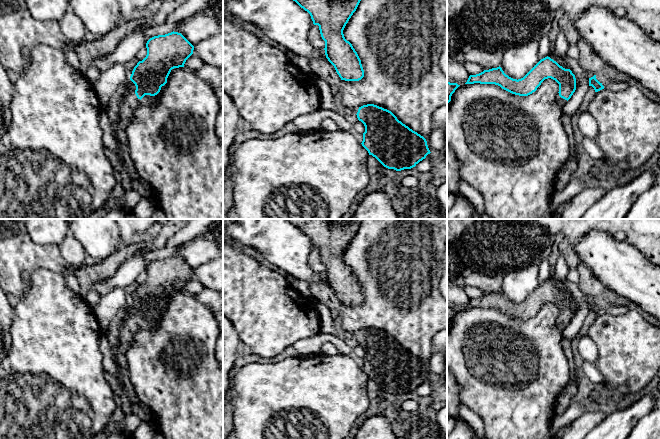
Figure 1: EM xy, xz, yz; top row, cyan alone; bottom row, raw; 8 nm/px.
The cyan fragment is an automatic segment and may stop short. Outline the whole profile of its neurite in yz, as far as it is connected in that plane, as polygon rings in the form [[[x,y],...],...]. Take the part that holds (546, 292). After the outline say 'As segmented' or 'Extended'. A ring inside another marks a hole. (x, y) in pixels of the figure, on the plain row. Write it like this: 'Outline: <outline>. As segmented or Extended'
Outline: [[[550,281],[541,283],[523,302],[513,303],[502,292],[492,292],[470,299],[465,308],[495,308],[502,313],[519,320],[528,320],[535,316],[541,307],[551,302],[559,308],[557,328],[561,333],[576,314],[576,302],[570,293],[565,293]]]. Extended

